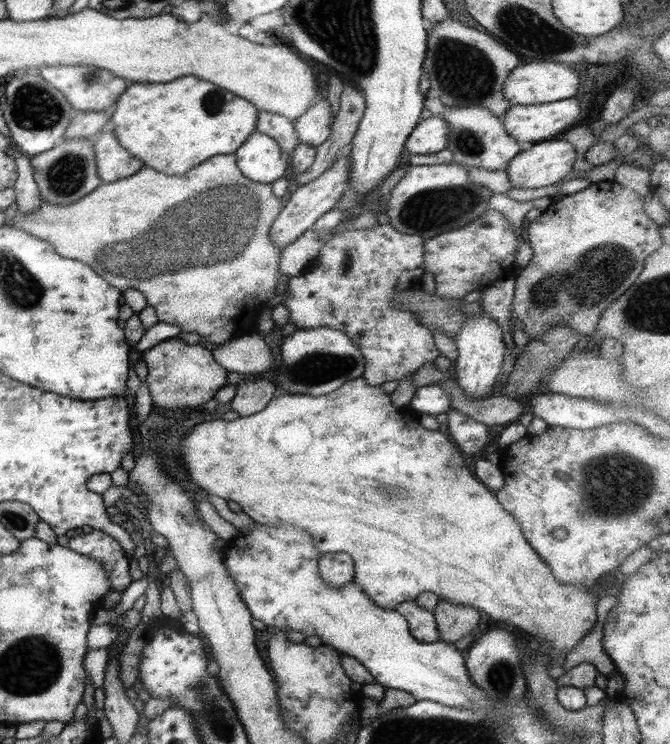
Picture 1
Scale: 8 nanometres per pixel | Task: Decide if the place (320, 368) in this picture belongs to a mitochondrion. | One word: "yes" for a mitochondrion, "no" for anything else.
yes

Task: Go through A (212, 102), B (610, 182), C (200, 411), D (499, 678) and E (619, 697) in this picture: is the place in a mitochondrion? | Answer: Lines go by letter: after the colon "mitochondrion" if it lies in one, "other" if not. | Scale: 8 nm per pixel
A: mitochondrion
B: other
C: other
D: mitochondrion
E: other

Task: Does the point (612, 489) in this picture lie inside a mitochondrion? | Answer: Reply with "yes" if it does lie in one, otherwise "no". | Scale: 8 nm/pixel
yes

